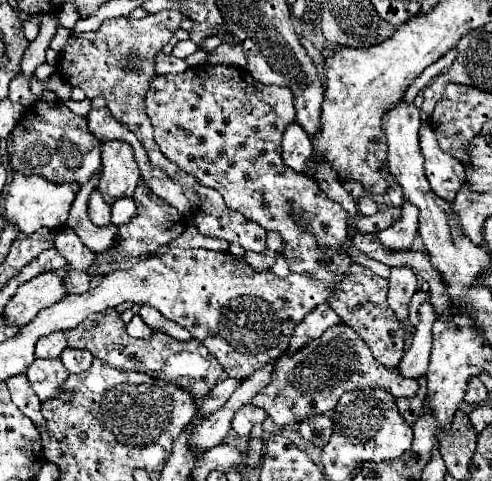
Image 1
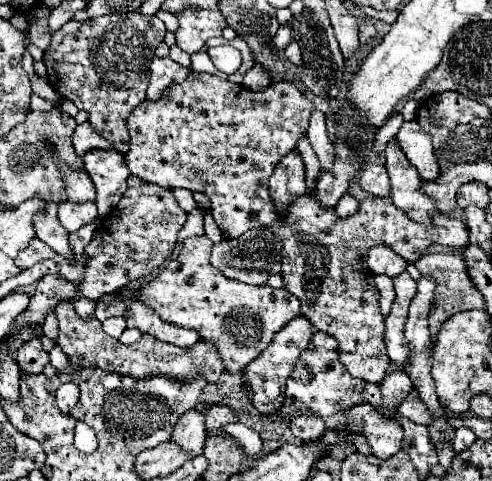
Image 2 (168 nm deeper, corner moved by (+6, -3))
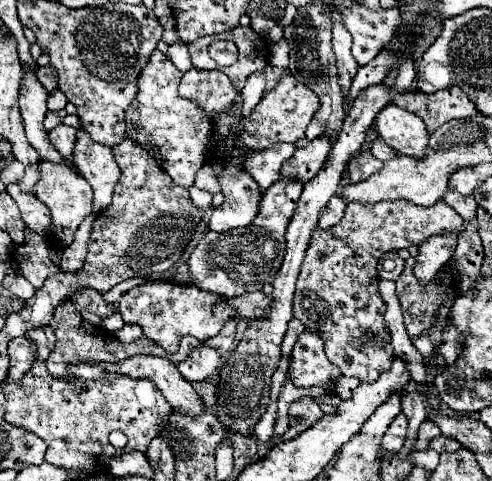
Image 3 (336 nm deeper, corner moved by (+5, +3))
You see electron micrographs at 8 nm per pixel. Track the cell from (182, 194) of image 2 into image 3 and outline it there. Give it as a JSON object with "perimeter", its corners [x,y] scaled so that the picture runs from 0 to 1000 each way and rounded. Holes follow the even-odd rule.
{"perimeter":[[[315,104],[283,158],[283,191],[270,225],[254,233],[258,287],[283,299],[319,299],[327,320],[335,324],[331,353],[352,370],[360,387],[388,391],[400,353],[417,333],[417,299],[425,295],[425,249],[409,233],[400,216],[376,208],[360,195],[360,179],[368,170],[372,150],[356,141],[356,133],[327,108]]]}

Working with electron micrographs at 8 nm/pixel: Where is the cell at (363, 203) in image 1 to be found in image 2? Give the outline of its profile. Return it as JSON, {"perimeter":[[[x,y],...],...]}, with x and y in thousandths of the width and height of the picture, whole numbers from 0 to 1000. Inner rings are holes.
{"perimeter":[[[699,403],[691,416],[687,416],[687,424],[683,424],[683,449],[687,453],[703,453],[703,449],[715,449],[724,437],[728,437],[728,416],[720,412],[720,407],[711,407],[711,403]]]}

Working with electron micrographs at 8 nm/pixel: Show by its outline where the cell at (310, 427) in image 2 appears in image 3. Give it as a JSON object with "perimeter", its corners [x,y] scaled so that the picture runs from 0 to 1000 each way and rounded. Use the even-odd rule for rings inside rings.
{"perimeter":[[[616,827],[596,836],[596,844],[587,844],[587,873],[604,898],[632,890],[652,865],[657,865],[657,852],[636,827]]]}

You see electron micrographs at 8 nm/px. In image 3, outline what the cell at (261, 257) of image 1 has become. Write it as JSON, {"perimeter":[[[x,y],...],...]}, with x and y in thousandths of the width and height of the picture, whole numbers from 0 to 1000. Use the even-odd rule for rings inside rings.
{"perimeter":[[[571,366],[535,399],[526,445],[506,470],[478,474],[461,486],[425,478],[384,536],[392,590],[449,615],[486,615],[494,607],[530,603],[539,590],[555,586],[555,574],[563,570],[563,557],[571,557],[571,541],[579,532],[579,474],[587,470],[612,399],[612,374]]]}

